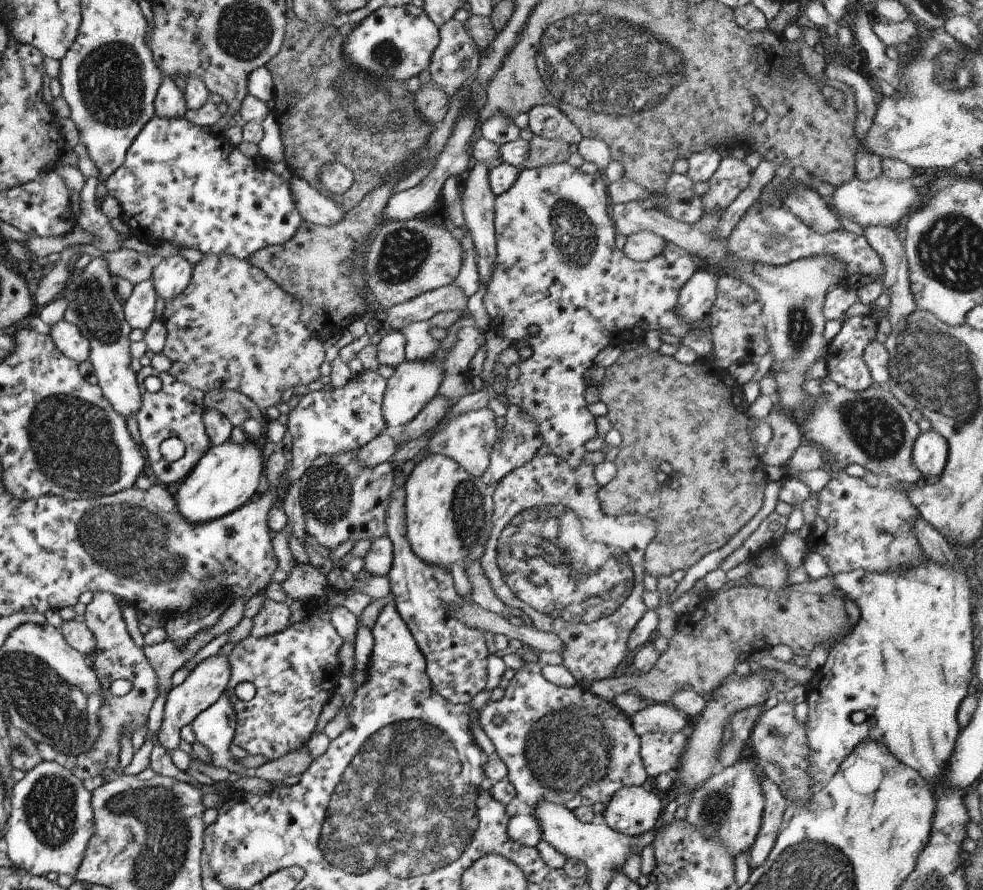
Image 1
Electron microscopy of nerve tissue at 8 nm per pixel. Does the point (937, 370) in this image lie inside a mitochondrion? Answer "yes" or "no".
yes

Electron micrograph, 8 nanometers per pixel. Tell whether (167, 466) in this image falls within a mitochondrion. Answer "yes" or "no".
no

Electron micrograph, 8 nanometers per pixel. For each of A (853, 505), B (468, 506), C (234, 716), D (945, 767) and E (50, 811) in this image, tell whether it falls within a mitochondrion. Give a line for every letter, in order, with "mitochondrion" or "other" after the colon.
A: other
B: mitochondrion
C: other
D: other
E: mitochondrion

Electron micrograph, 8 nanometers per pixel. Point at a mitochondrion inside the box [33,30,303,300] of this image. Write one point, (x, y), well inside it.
(111, 79)

